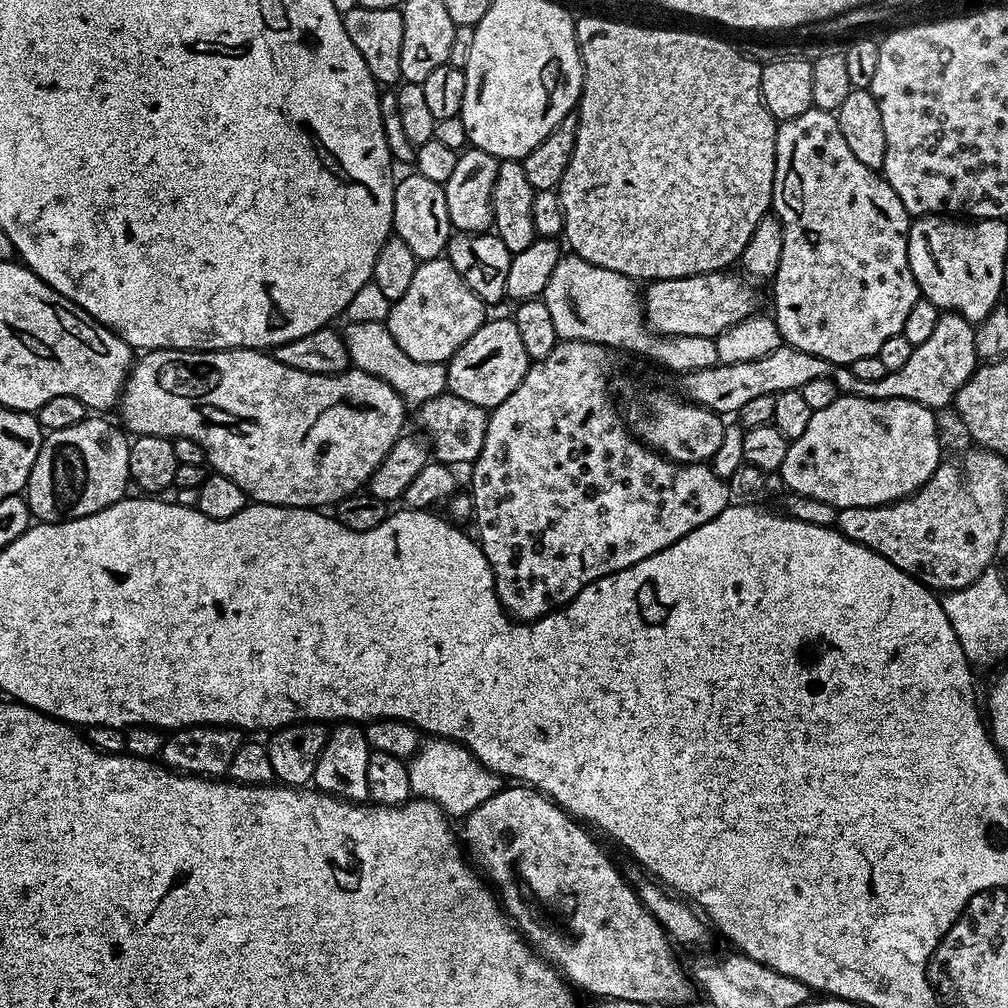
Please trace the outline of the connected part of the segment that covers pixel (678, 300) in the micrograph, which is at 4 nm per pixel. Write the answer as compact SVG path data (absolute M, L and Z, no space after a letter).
M721 270L686 278L651 281L642 292L644 319L648 327L661 336L717 338L728 328L742 323L757 311L756 292L743 275L735 276L734 273L732 270Z

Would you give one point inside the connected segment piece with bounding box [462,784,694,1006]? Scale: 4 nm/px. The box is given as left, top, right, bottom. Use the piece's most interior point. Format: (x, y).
(559, 889)

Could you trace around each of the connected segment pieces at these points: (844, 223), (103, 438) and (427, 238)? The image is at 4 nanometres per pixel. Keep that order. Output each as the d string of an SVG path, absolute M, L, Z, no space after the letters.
M812 107L806 110L806 114L798 114L798 118L790 118L777 127L776 169L772 183L771 211L780 220L782 226L782 258L778 262L778 270L770 284L773 312L771 315L787 347L806 350L806 354L814 354L837 366L850 366L858 362L858 358L877 355L882 350L882 342L886 342L886 338L894 338L903 333L906 314L910 314L910 306L914 306L914 302L921 299L920 288L916 285L916 279L908 261L910 217L906 206L902 206L902 198L894 194L894 190L883 175L877 169L862 166L862 162L854 158L850 146L846 146L846 138L842 138L842 130L838 130L838 122L833 113Z
M92 418L78 422L78 426L47 433L38 450L34 470L30 470L26 489L28 508L33 517L45 524L56 524L59 520L94 514L123 500L130 474L129 443L123 427L115 428L108 420Z
M418 174L411 175L405 180L397 179L394 184L394 235L402 238L406 246L410 246L410 251L416 255L417 261L441 259L445 255L448 240L454 234L450 214L446 210L444 185L430 182L430 178L422 178Z

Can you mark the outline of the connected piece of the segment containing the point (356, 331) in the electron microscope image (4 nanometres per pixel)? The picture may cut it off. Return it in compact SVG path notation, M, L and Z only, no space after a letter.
M378 321L349 323L343 329L344 345L348 351L351 367L358 372L365 372L382 382L389 384L404 400L405 405L419 406L430 398L438 398L448 391L448 370L444 364L418 362L394 342L387 323Z

